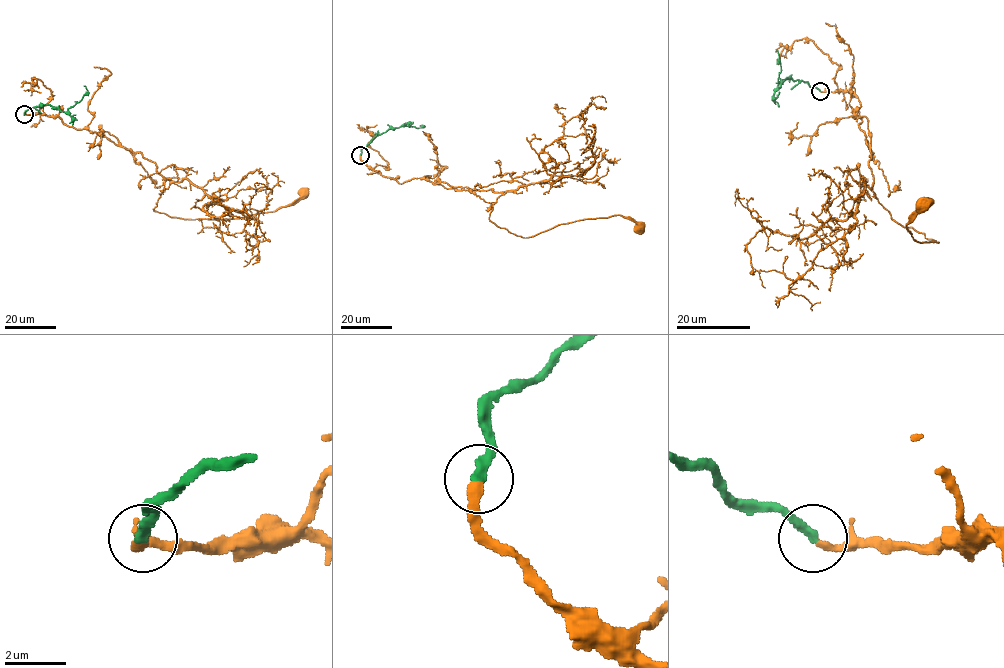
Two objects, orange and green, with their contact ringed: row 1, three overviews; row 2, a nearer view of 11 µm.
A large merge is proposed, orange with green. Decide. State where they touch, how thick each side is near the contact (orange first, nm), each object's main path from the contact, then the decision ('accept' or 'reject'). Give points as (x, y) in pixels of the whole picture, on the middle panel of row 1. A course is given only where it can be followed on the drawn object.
(360, 155) | 260/320 nm | orange via (360, 155), (367, 166), (400, 183), (425, 179), (505, 191), (489, 218), (523, 237), (616, 215), (640, 226) | green via (360, 155), (361, 150), (375, 137), (389, 129), (420, 125) | accept

